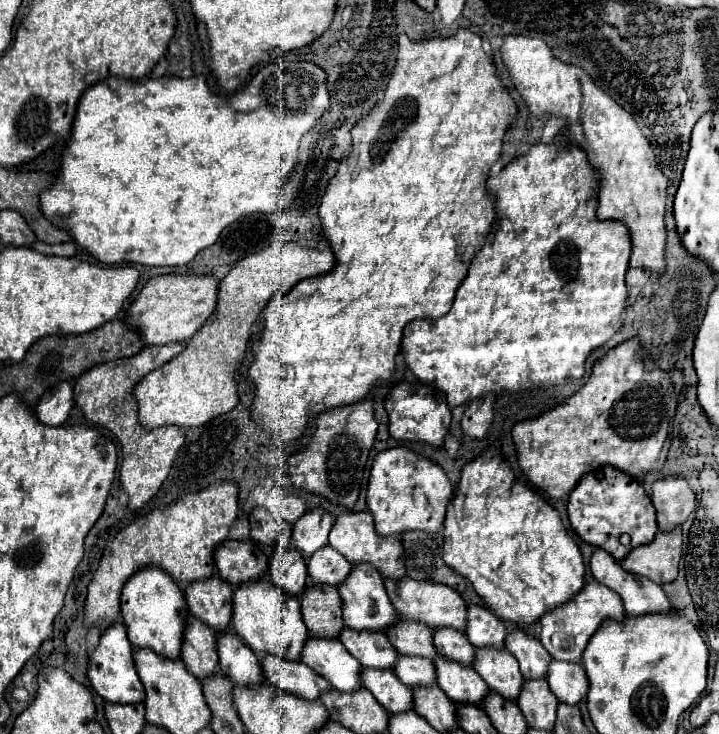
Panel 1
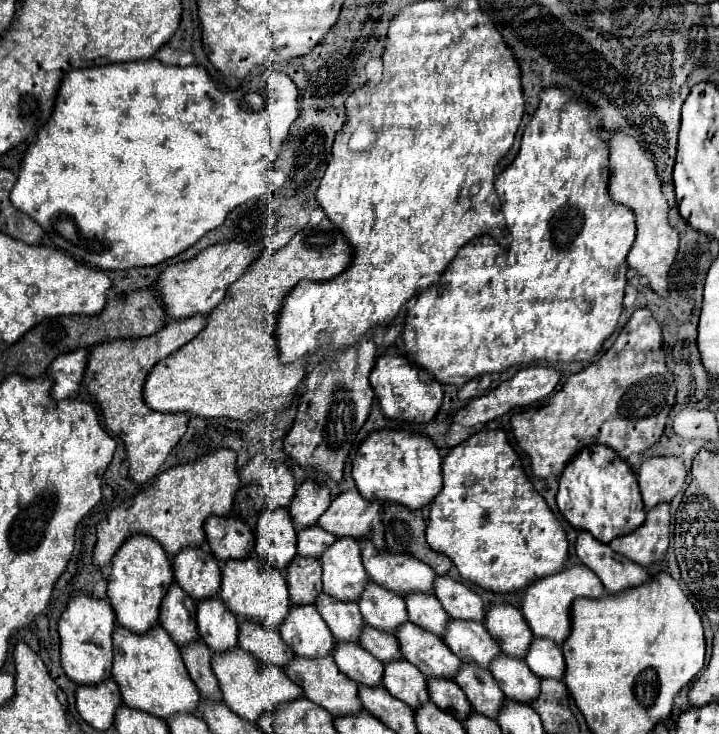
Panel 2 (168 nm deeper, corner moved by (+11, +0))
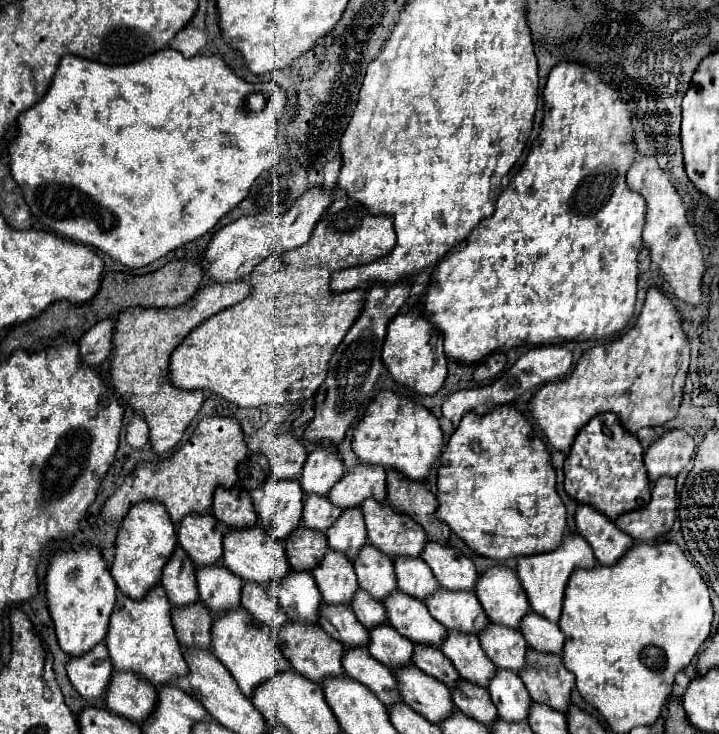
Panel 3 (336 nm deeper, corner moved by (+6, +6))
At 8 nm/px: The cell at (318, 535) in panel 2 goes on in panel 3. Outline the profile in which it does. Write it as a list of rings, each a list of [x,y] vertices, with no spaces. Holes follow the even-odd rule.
[[[305,496],[303,524],[307,528],[325,532],[339,516],[341,516],[341,508],[333,508],[327,496]]]

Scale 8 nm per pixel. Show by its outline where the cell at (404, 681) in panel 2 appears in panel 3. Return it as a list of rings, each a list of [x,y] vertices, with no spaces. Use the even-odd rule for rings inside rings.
[[[385,624],[385,628],[373,628],[373,632],[369,632],[369,652],[387,668],[399,668],[411,664],[413,644],[391,624]]]

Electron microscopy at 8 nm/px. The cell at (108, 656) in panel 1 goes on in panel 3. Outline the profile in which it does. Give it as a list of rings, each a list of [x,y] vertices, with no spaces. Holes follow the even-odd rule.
[[[83,544],[77,552],[57,550],[51,554],[45,574],[45,602],[55,624],[59,646],[65,654],[83,656],[89,648],[105,640],[115,596],[117,586],[99,548]]]

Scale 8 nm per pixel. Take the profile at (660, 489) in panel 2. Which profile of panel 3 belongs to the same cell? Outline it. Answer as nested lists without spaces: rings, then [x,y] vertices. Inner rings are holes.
[[[669,430],[649,444],[645,452],[645,468],[655,482],[659,476],[677,476],[681,468],[691,460],[695,450],[693,438],[683,430]]]

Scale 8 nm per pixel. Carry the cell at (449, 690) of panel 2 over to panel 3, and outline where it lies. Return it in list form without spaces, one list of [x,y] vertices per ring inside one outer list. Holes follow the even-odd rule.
[[[417,648],[413,650],[413,664],[421,668],[425,674],[441,680],[449,688],[459,682],[459,674],[453,668],[451,660],[439,648]]]

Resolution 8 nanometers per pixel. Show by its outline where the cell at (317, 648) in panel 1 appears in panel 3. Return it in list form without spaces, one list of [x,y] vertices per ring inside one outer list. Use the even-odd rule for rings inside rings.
[[[293,572],[281,580],[281,584],[269,586],[271,594],[279,600],[283,610],[291,620],[301,622],[317,622],[321,592],[317,592],[317,584],[313,576],[305,576],[305,572]]]

